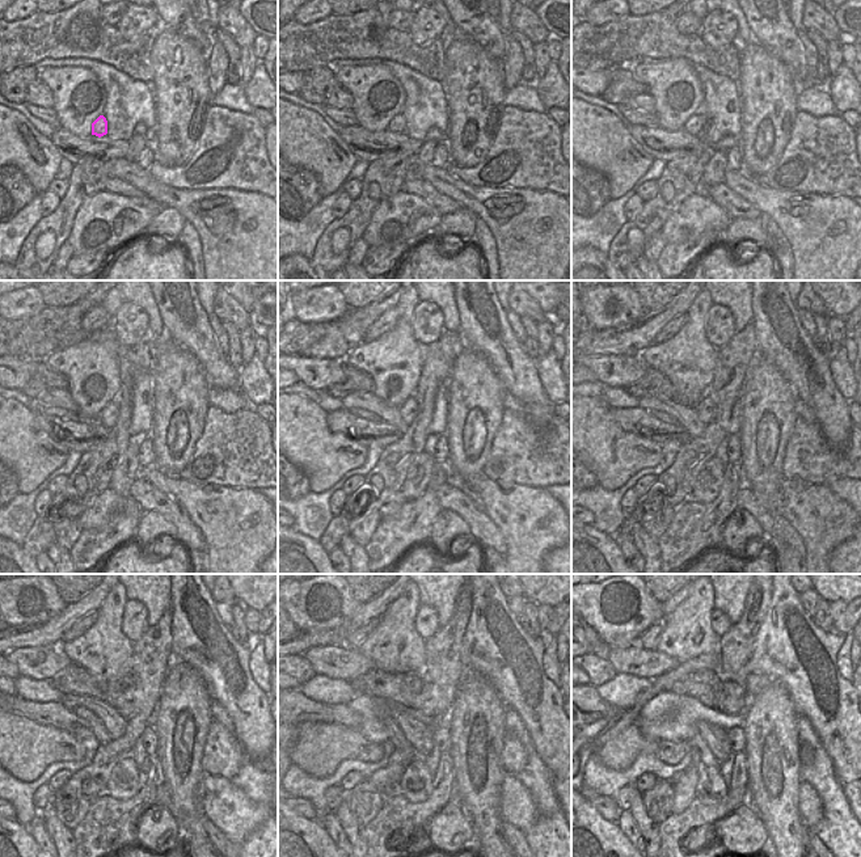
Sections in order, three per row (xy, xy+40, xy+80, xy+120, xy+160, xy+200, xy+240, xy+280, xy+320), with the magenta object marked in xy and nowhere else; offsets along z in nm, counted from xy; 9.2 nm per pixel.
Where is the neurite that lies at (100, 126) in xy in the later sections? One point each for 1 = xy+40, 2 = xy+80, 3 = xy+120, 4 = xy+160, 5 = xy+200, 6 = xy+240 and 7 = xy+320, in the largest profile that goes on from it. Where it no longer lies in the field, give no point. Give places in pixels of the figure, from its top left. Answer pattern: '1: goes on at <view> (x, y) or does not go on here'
1: goes on at xy+40 (397, 125)
2: goes on at xy+80 (695, 125)
3: goes on at xy+120 (109, 416)
4: goes on at xy+160 (409, 409)
5: goes on at xy+200 (707, 409)
6: goes on at xy+240 (125, 705)
7: goes on at xy+320 (733, 704)

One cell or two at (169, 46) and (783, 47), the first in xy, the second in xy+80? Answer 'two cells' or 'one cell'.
two cells

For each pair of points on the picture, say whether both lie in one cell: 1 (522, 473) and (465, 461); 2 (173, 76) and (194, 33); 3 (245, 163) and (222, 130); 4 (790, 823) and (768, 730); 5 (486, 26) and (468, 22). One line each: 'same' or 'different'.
1: different
2: different
3: same
4: same
5: same

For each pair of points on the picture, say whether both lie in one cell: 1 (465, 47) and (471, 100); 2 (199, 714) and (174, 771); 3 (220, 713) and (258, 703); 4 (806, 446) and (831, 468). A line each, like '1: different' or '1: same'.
1: same
2: same
3: different
4: same

